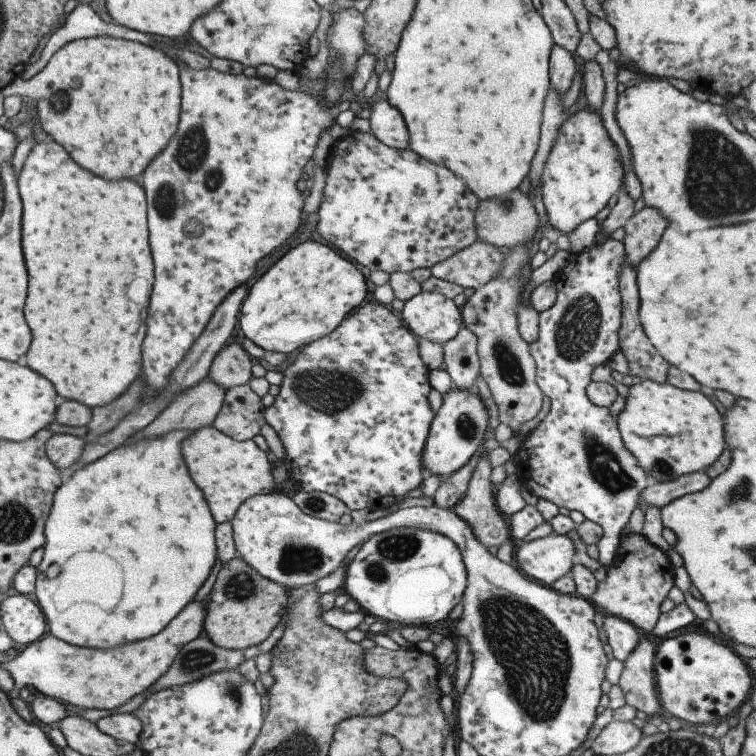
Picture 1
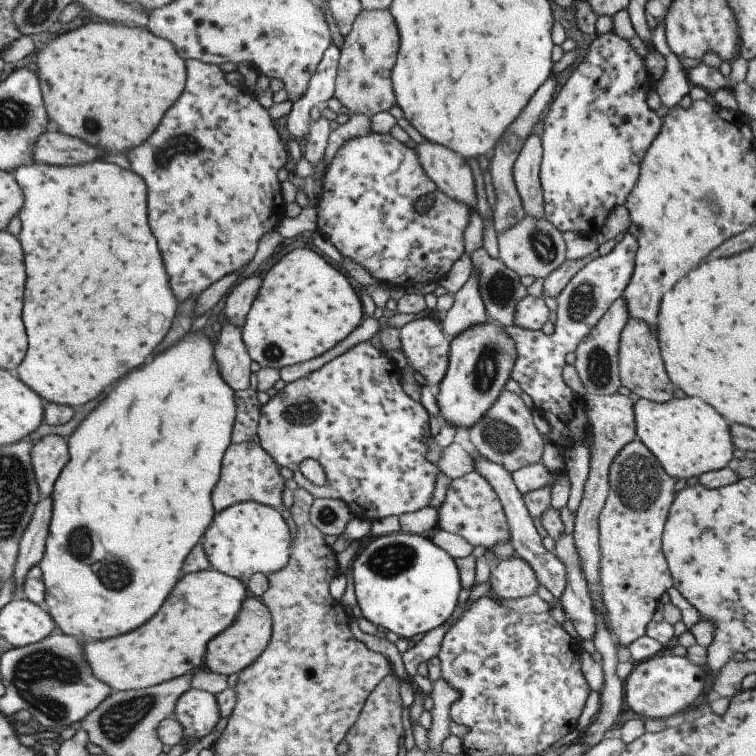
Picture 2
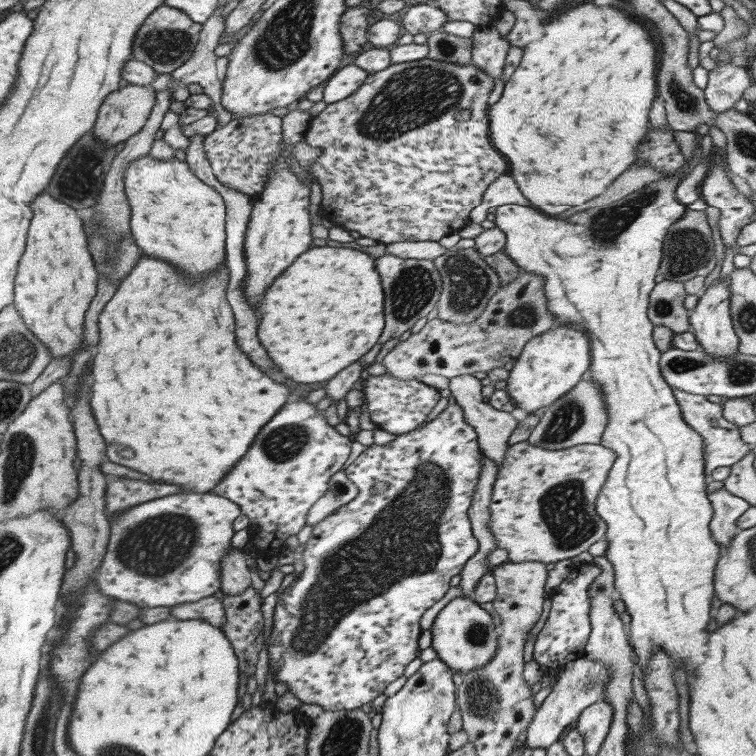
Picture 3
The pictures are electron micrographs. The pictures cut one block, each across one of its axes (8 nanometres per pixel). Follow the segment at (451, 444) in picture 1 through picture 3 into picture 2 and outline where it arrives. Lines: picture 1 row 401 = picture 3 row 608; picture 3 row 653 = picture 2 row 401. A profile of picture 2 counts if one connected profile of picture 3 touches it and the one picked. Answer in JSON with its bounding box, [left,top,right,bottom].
[434,321,516,428]

